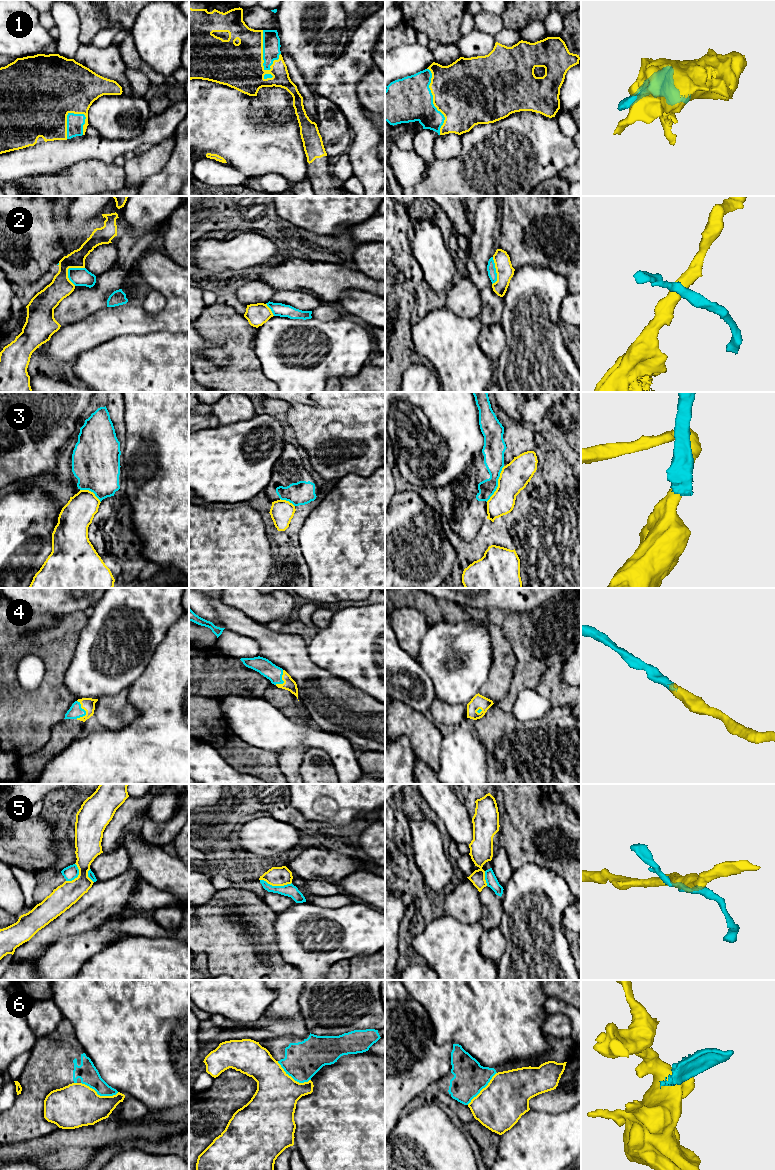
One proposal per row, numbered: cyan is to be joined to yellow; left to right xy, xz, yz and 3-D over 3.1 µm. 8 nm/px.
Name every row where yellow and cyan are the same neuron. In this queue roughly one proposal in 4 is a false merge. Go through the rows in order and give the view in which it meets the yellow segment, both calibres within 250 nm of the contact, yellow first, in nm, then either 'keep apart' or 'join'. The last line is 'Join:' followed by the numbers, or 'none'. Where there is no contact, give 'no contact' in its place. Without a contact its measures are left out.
1: meets yellow in yz; 480 nm thick on the yellow side, 360 nm on the other; join
2: meets yellow in xy; 170 nm thick on the yellow side, 140 nm on the other; keep apart
3: meets yellow in yz; 240 nm thick on the yellow side, 160 nm on the other; keep apart
4: meets yellow in xy; 110 nm thick on the yellow side, 110 nm on the other; join
5: meets yellow in xz; 160 nm thick on the yellow side, 100 nm on the other; keep apart
6: meets yellow in xy; 340 nm thick on the yellow side, 160 nm on the other; keep apart
Join: 1, 4

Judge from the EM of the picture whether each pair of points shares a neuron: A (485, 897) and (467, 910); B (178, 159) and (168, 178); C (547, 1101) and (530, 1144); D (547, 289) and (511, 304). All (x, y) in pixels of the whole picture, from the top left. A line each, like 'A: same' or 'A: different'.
A: different
B: same
C: different
D: same

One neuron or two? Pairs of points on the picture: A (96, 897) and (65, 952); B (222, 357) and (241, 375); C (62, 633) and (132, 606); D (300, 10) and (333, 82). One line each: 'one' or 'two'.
A: two
B: two
C: two
D: two

